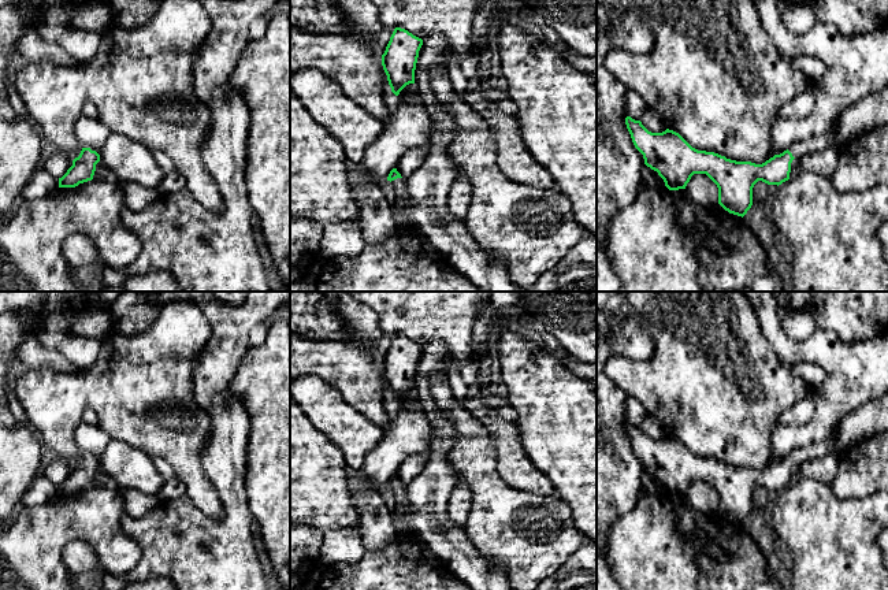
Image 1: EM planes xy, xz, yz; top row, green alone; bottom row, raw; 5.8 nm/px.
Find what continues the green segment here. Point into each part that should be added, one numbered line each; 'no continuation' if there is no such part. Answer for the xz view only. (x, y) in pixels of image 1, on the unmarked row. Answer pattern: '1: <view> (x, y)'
1: xz (402, 508)

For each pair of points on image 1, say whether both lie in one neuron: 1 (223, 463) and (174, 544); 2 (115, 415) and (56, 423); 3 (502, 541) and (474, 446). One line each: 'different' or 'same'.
1: same
2: same
3: same

